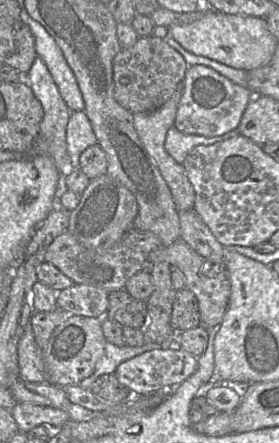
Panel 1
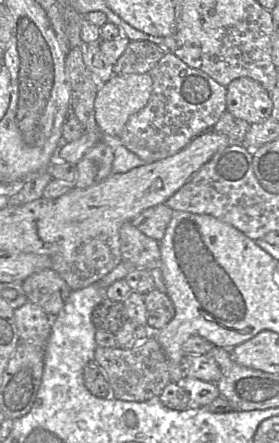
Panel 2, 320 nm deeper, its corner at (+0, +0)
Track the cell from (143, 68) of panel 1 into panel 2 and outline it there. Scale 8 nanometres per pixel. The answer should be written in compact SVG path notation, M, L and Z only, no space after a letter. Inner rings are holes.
M148 40L130 41L114 64L113 75L146 74L167 52Z

